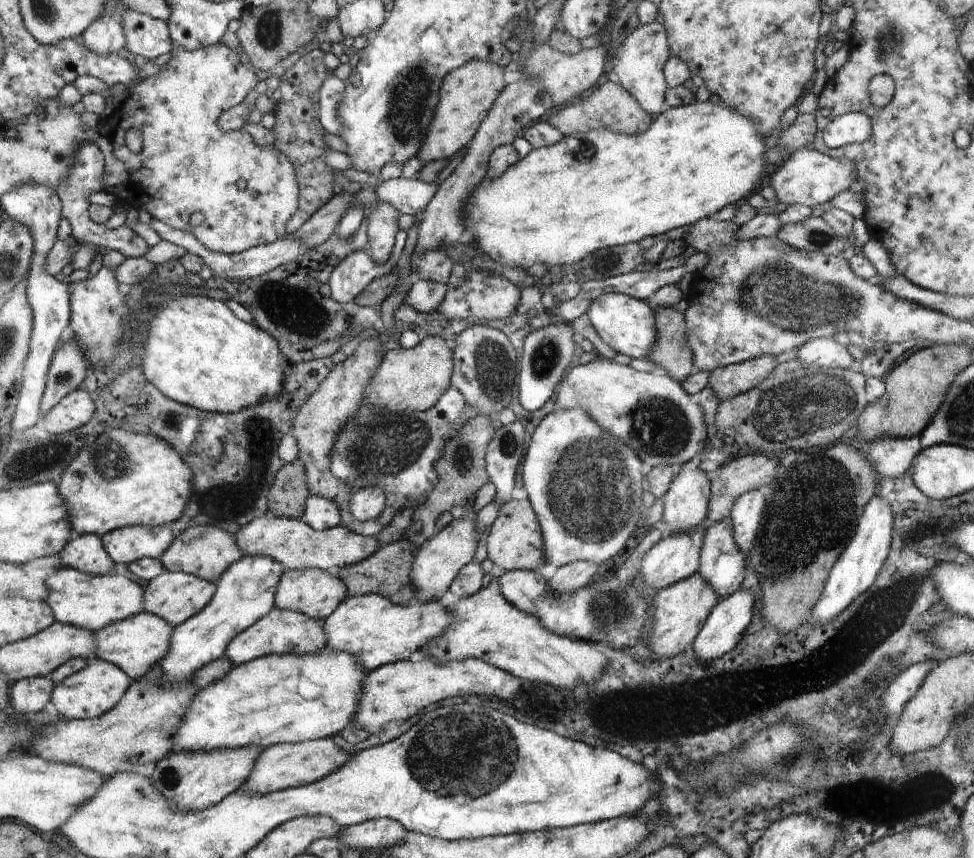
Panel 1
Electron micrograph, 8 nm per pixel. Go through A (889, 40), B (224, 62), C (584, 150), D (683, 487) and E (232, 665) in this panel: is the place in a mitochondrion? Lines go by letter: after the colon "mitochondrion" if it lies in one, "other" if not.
A: mitochondrion
B: other
C: mitochondrion
D: other
E: other

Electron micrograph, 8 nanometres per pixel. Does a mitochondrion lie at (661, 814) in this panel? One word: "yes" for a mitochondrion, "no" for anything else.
no

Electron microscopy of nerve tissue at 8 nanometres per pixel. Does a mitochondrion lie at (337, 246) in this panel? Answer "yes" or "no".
no

